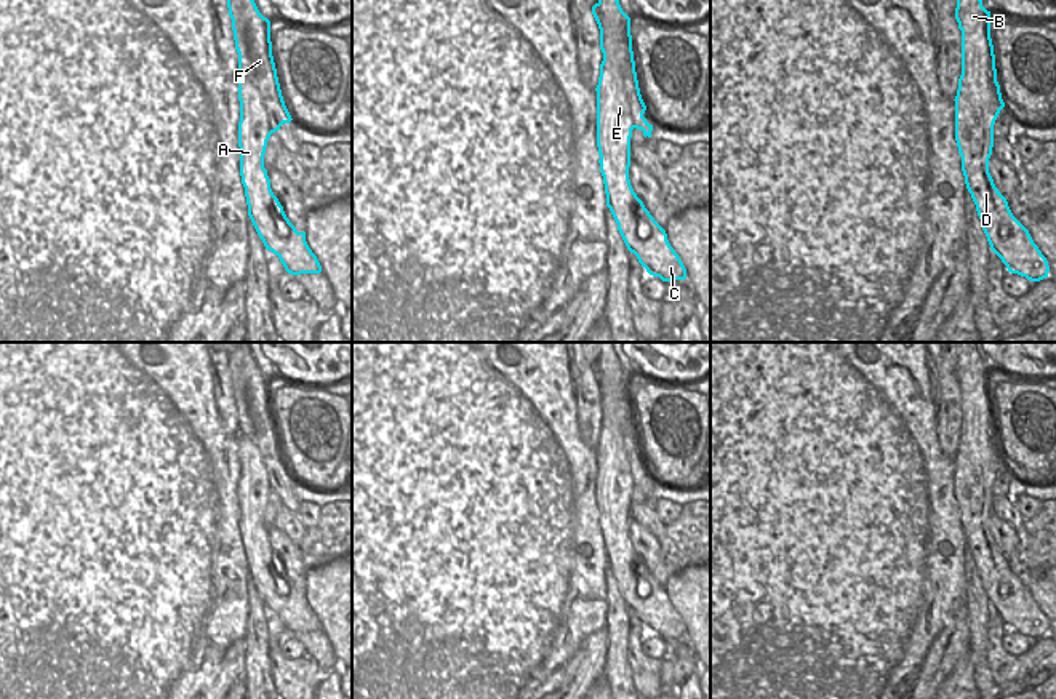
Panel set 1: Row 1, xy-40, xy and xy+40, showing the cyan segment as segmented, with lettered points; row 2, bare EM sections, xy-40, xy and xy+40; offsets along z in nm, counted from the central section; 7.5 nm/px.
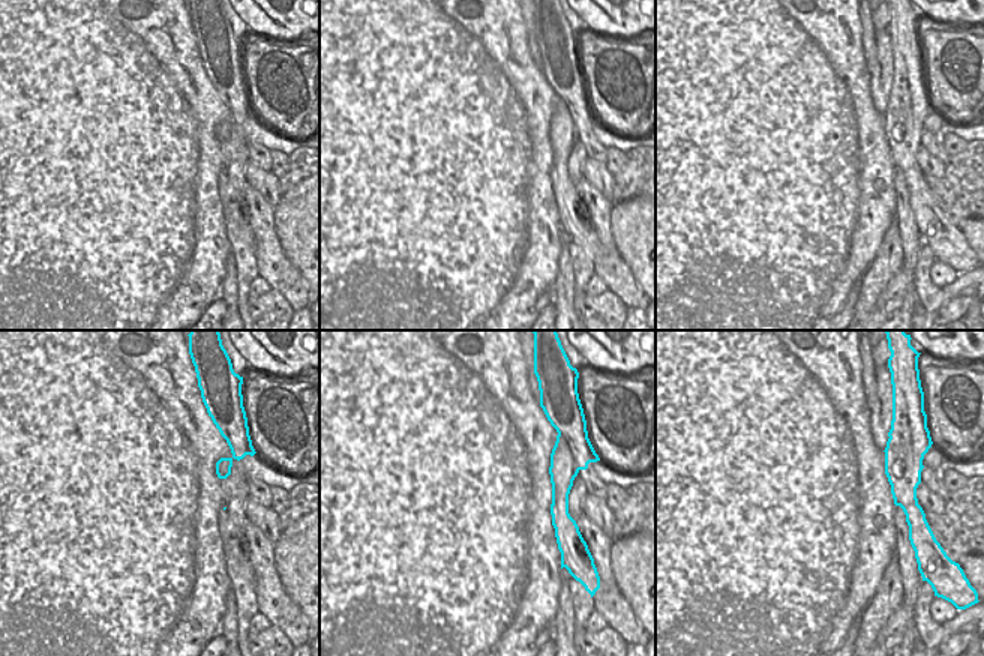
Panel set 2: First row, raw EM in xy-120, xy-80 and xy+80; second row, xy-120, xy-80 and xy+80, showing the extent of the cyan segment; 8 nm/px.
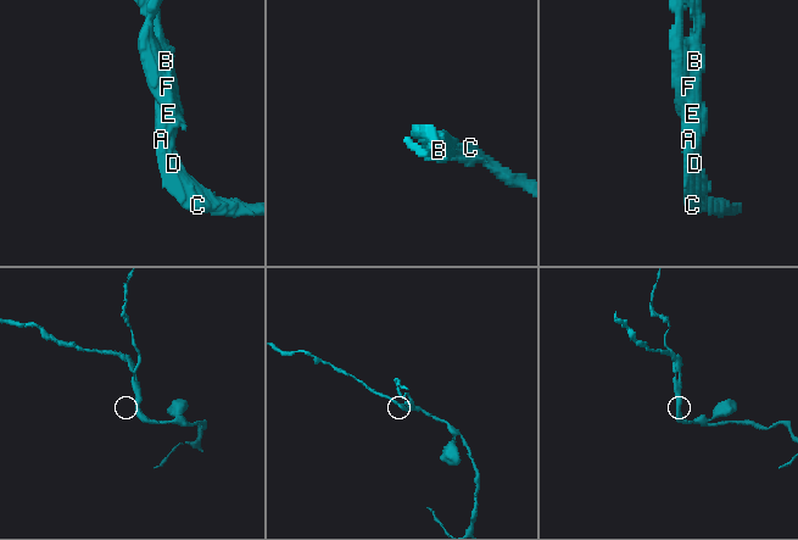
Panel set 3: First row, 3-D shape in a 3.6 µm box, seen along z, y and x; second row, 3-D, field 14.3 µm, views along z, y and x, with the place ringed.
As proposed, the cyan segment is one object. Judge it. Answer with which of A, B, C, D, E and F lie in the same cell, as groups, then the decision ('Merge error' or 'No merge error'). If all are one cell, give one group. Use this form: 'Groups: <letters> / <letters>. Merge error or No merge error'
Groups: A B C D E / F. Merge error.

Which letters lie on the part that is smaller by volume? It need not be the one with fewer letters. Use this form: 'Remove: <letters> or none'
Remove: F

